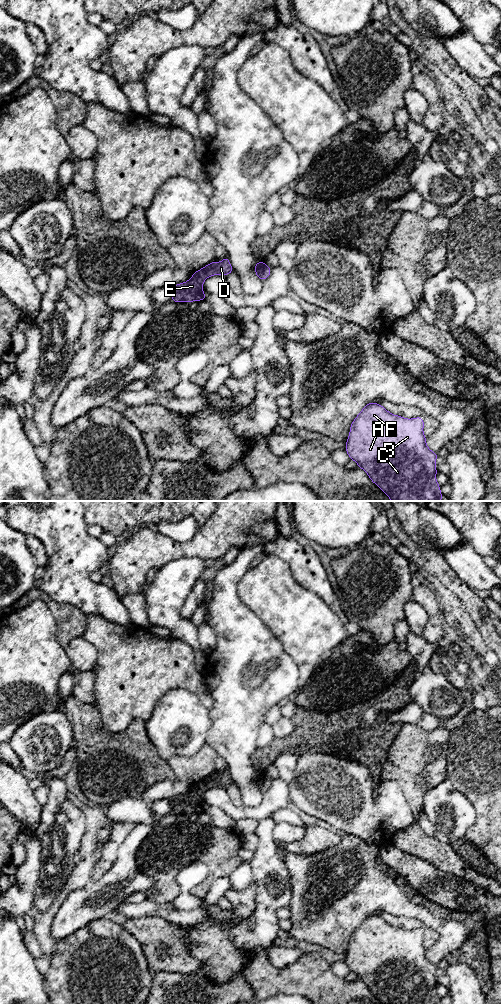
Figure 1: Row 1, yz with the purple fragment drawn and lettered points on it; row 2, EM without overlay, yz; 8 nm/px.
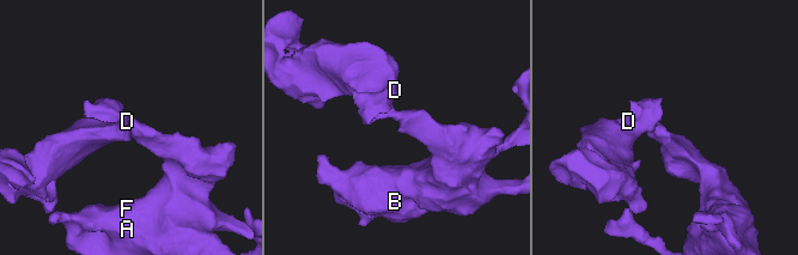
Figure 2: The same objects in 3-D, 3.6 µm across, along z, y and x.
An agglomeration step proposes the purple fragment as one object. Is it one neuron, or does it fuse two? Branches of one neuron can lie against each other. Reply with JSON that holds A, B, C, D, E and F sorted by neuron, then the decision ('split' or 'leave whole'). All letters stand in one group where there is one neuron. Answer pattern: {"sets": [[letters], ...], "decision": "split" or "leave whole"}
{"sets": [["A", "B", "C", "F"], ["D", "E"]], "decision": "split"}

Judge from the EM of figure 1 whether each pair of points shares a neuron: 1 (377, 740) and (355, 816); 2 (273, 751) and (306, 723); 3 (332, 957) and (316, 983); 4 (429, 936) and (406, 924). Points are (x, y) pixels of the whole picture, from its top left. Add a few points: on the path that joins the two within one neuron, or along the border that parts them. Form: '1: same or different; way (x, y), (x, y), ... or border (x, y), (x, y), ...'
1: different; border (349, 757), (364, 764), (375, 783), (380, 780)
2: same; way (282, 745), (288, 744), (300, 732)
3: different; border (307, 952), (317, 952), (330, 965)
4: same; way (426, 930), (418, 924), (412, 924)

